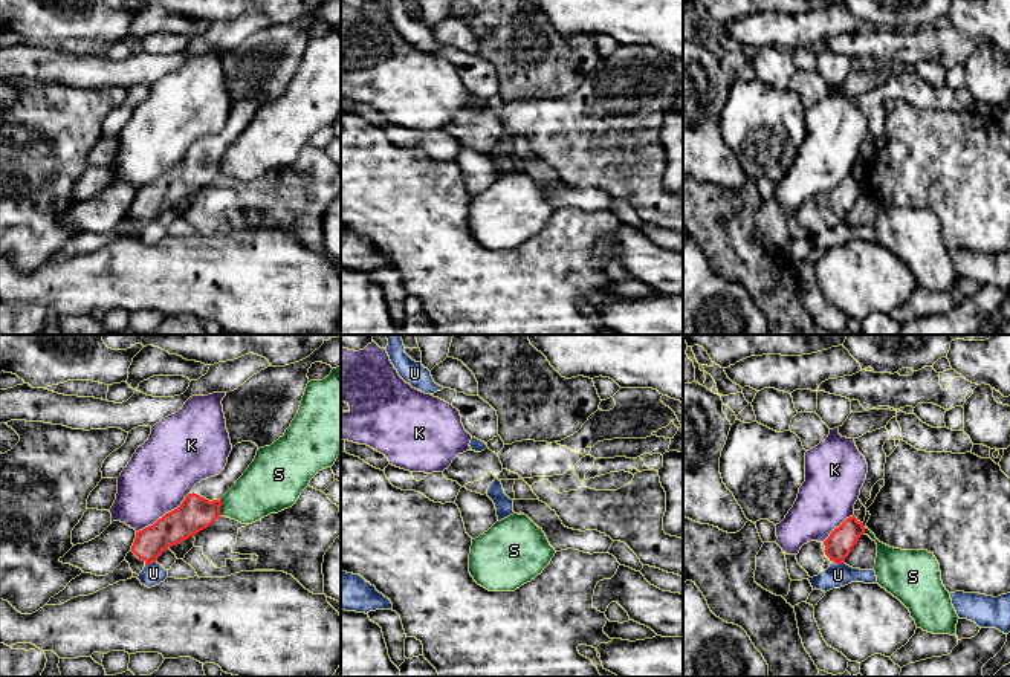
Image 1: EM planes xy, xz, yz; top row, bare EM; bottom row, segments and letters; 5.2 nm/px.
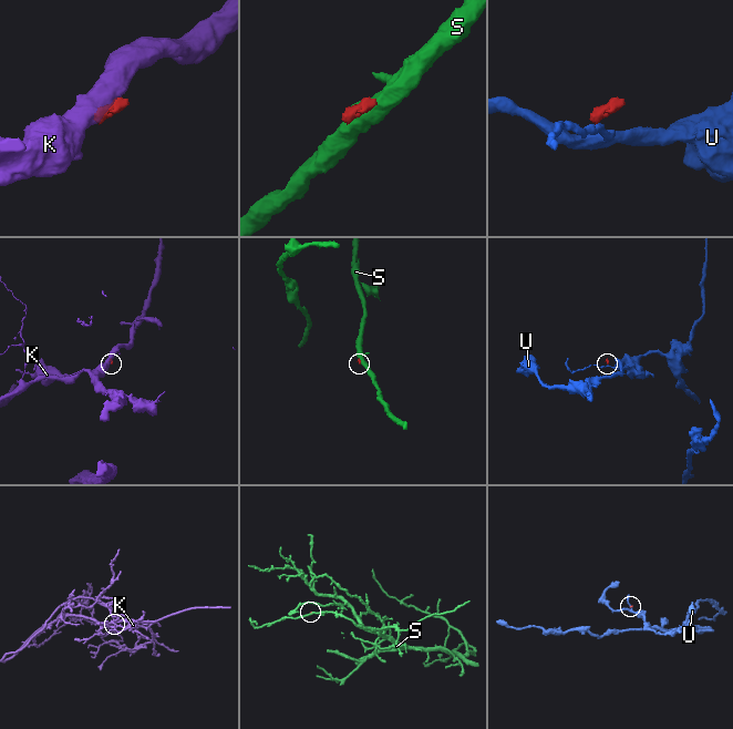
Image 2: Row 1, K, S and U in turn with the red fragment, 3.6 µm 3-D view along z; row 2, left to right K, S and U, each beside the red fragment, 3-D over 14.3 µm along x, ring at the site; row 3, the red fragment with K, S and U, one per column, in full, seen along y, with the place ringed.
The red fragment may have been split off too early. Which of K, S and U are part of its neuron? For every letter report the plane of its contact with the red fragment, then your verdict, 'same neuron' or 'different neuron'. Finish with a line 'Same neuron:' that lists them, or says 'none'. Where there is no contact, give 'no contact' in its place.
K: meets red in xy; different neuron
S: meets red in xy; different neuron
U: meets red in yz; different neuron
Same neuron: none

